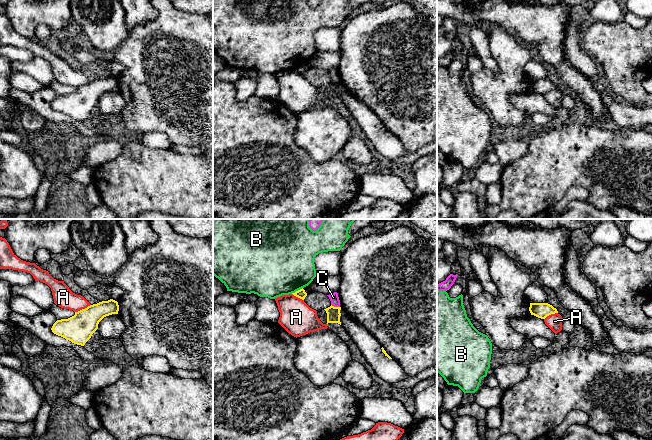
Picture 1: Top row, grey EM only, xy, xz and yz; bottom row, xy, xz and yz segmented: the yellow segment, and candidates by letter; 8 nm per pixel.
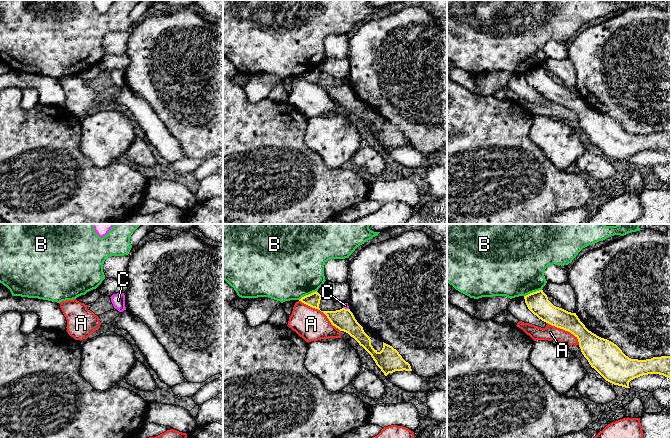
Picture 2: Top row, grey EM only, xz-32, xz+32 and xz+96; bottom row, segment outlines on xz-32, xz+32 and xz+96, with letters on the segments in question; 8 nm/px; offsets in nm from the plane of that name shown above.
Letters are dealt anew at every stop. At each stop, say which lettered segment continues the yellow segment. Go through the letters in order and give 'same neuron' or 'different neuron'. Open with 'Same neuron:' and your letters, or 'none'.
Same neuron: none
A: different neuron
B: different neuron
C: different neuron

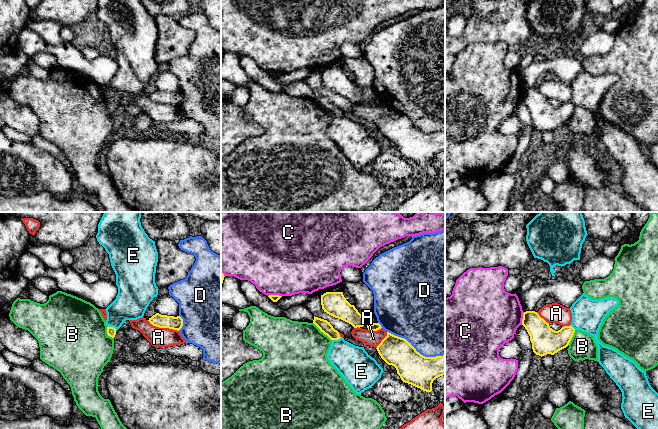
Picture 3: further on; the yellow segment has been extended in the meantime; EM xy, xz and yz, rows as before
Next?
Same neuron: none
A: different neuron
B: different neuron
C: different neuron
D: different neuron
E: different neuron

